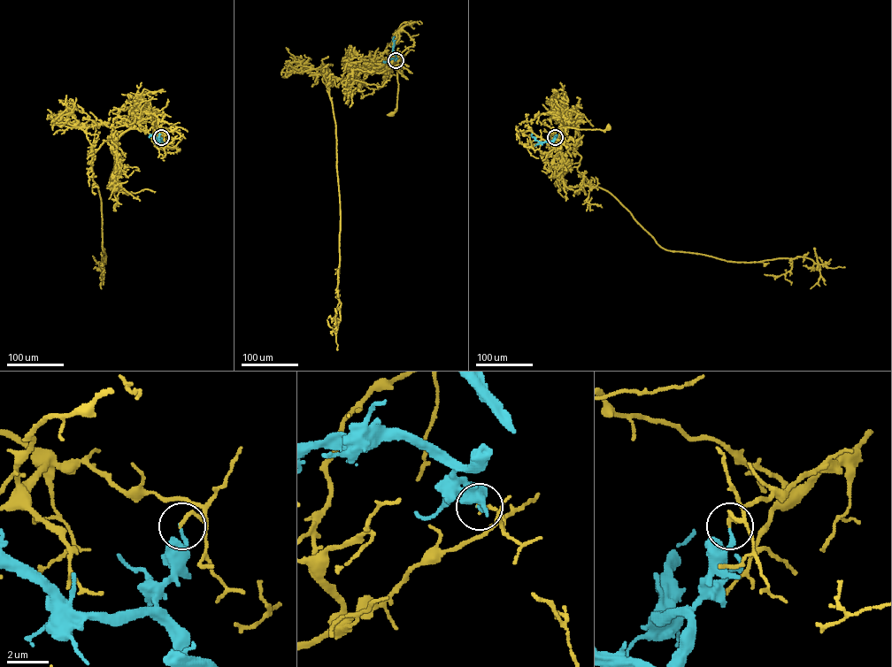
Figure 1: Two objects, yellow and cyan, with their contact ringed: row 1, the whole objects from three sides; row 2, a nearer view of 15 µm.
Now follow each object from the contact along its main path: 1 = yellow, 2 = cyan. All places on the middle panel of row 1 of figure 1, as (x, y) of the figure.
1: (396, 60), (387, 67), (396, 68), (398, 84), (396, 110), (390, 114)
2: (396, 60), (393, 48), (395, 36)

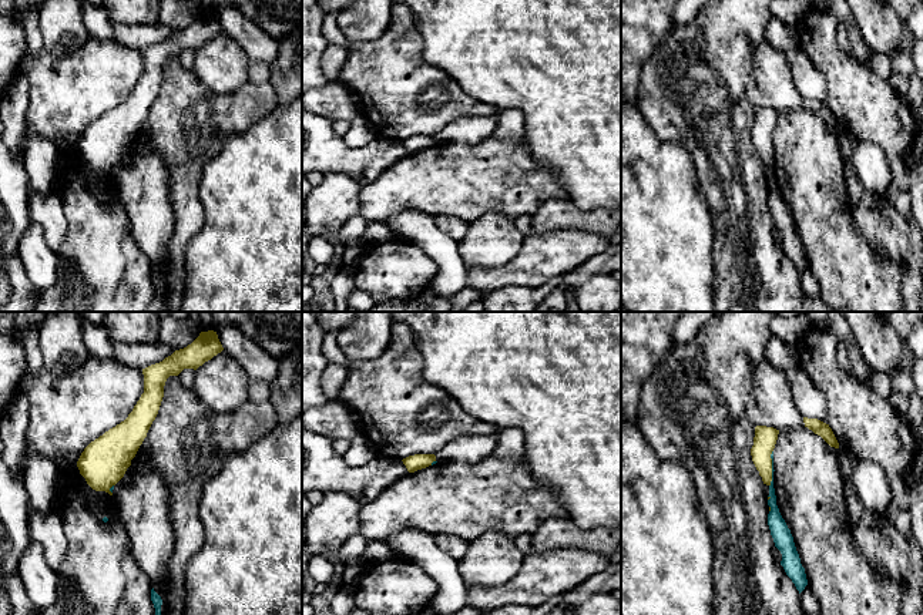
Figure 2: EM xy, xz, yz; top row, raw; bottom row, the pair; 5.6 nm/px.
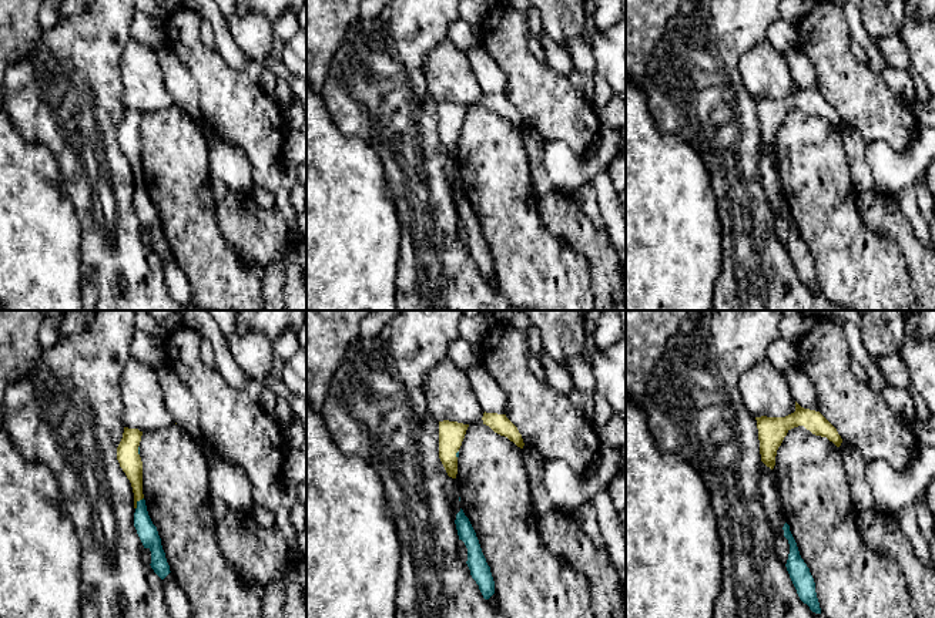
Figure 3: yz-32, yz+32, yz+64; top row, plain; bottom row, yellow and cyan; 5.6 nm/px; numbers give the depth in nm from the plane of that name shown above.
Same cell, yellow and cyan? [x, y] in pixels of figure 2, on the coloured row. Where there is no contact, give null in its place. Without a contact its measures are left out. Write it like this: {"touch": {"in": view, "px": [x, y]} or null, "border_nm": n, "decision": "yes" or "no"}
{"touch": {"in": "yz", "px": [771, 469]}, "border_nm": 200, "decision": "no"}

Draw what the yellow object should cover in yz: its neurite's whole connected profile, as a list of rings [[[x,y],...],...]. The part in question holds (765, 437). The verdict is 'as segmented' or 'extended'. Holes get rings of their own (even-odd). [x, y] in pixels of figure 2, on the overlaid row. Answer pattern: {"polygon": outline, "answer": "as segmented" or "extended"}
{"polygon": [[[766,426],[755,427],[753,446],[751,448],[752,461],[762,477],[763,484],[771,485],[772,481],[772,458],[779,430]]], "answer": "as segmented"}

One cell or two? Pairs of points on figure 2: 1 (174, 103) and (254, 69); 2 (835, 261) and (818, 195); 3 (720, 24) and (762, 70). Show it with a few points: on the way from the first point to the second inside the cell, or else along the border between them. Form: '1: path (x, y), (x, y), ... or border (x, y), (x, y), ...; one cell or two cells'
1: border (248, 80), (252, 83), (268, 81); two cells
2: path (832, 245), (822, 211); one cell
3: border (764, 40), (754, 50), (752, 86), (747, 91); two cells

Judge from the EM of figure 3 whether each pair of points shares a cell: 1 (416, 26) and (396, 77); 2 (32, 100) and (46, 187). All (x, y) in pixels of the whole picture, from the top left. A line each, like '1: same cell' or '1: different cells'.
1: same cell
2: different cells

